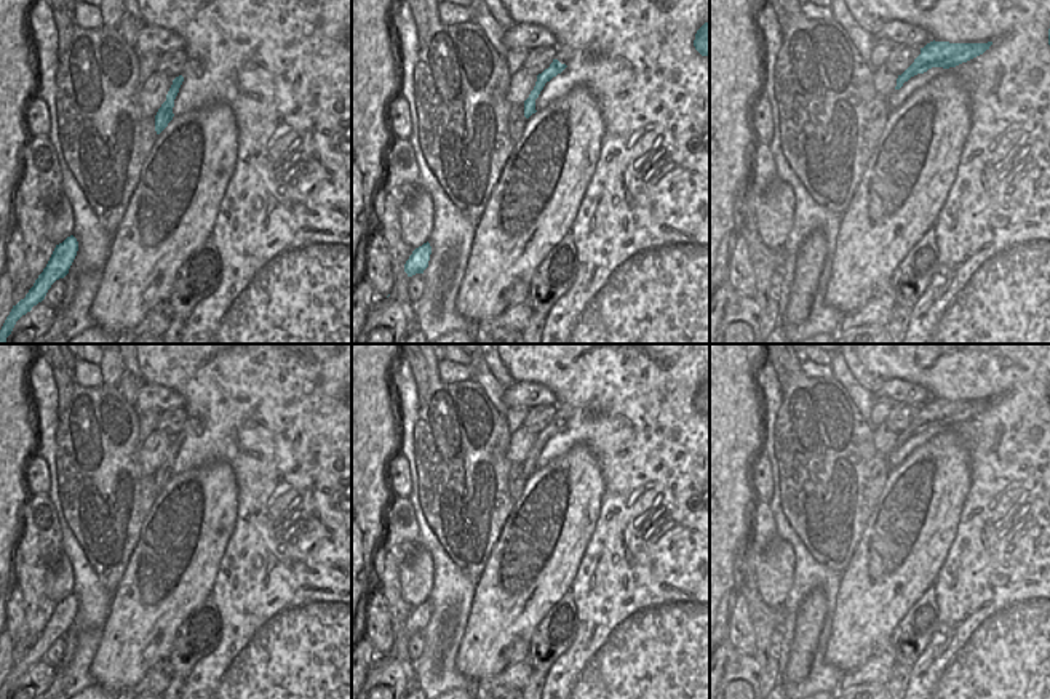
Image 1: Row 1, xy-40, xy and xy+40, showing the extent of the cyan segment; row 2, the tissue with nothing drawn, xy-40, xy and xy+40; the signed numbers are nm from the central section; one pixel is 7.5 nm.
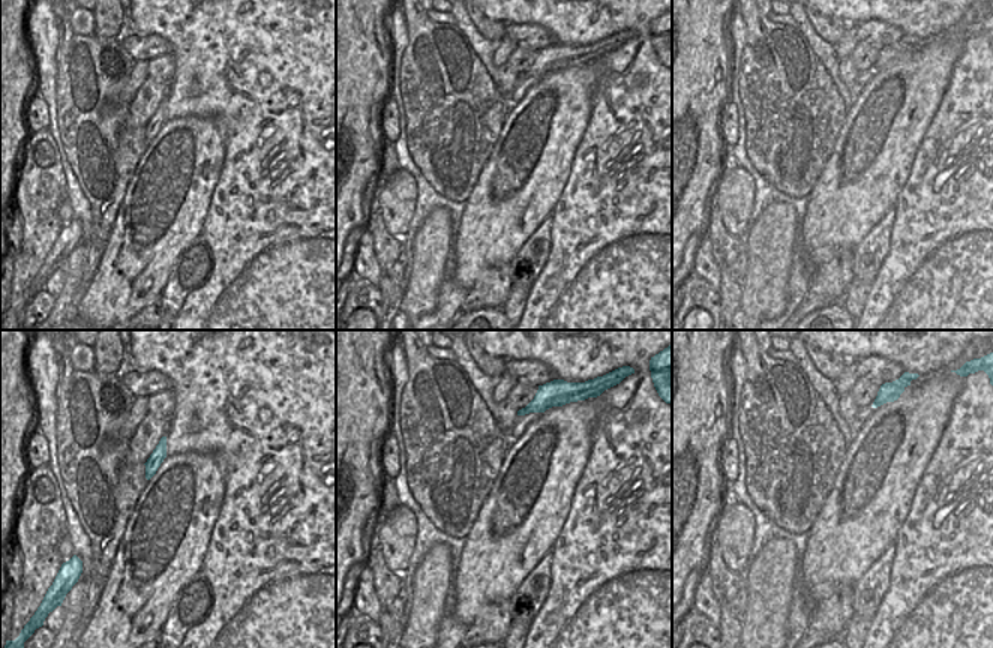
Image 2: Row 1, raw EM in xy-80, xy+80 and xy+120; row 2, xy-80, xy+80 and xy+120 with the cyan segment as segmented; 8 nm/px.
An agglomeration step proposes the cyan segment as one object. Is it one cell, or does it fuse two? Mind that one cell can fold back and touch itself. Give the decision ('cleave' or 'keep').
keep

